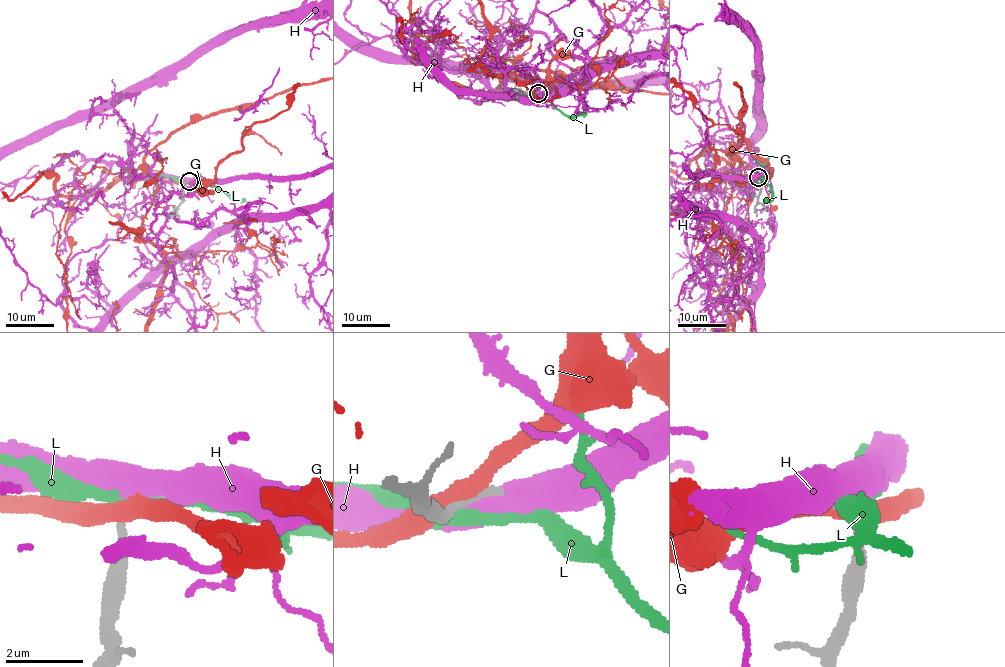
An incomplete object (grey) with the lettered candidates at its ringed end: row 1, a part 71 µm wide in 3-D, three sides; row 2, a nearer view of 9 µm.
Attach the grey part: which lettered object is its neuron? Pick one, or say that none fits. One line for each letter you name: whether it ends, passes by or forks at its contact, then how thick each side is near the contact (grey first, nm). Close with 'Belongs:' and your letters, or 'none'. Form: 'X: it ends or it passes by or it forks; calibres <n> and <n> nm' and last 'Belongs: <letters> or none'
H: it passes by; calibres 280 and 550 nm
Belongs: H

